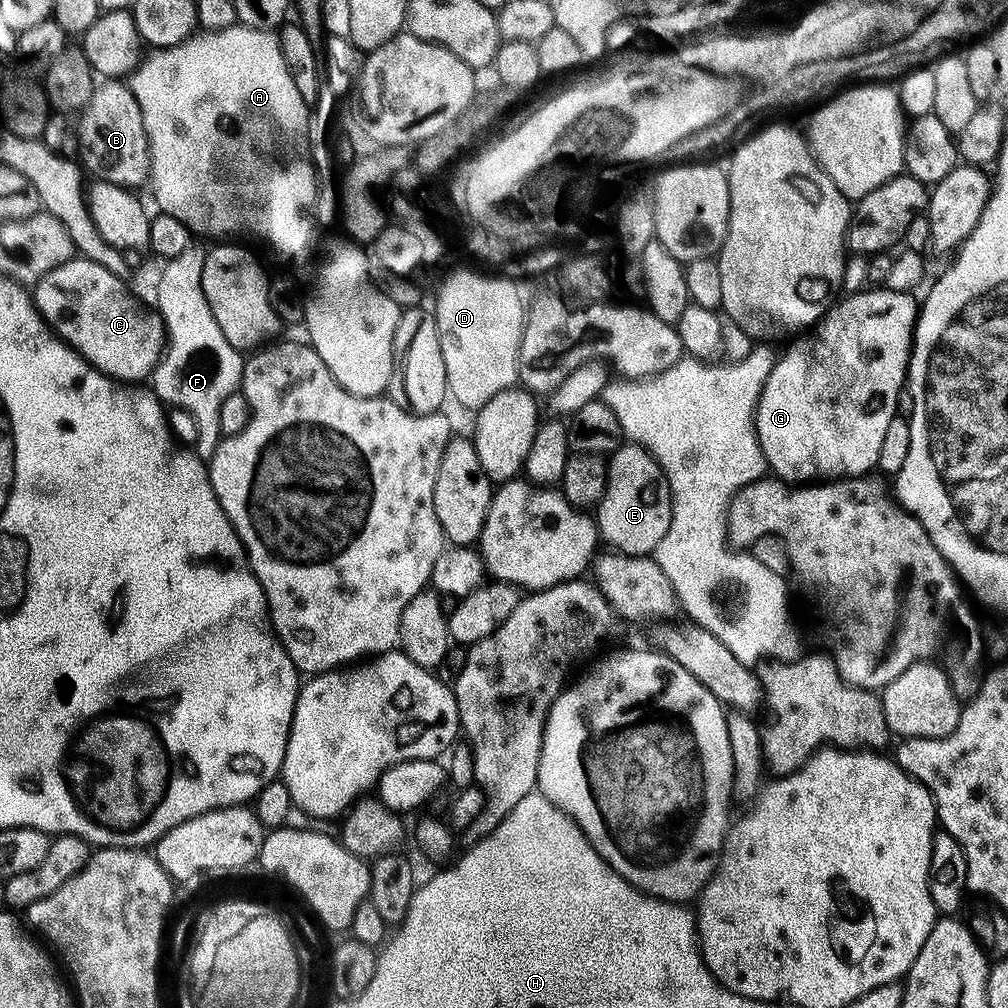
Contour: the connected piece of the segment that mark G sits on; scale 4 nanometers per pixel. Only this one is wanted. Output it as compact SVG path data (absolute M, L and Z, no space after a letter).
M872 286L869 292L866 290L853 291L845 295L845 300L833 303L832 307L824 313L822 319L815 325L813 336L792 344L783 353L779 353L778 359L772 365L768 377L760 390L760 396L756 402L754 425L756 428L756 441L764 455L764 463L772 468L777 477L785 482L812 482L817 478L851 478L871 473L880 463L880 450L882 438L886 438L886 430L890 422L896 417L896 403L900 393L905 391L908 378L908 363L912 357L912 335L916 329L916 317L918 315L918 300L912 292L899 292L887 286Z

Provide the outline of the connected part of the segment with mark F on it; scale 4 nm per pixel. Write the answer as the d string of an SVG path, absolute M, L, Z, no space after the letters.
M193 242L186 250L182 250L182 254L178 254L178 258L169 260L163 265L164 269L156 280L154 308L164 320L166 347L164 355L156 363L156 369L150 377L151 391L155 392L165 405L173 404L174 407L181 408L184 411L181 413L186 414L187 419L194 422L196 427L194 451L201 458L211 457L222 439L218 426L218 409L222 406L223 399L240 388L245 362L241 349L226 342L226 334L222 334L218 321L214 318L214 310L210 310L210 302L206 302L206 294L202 290L202 266L205 259L206 253L199 248L199 243Z

